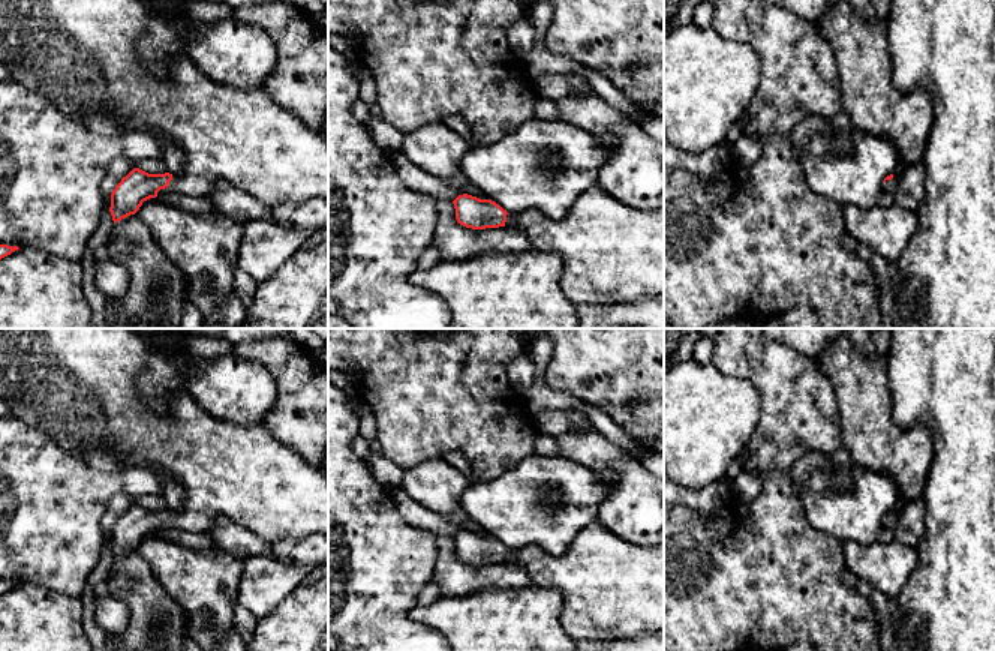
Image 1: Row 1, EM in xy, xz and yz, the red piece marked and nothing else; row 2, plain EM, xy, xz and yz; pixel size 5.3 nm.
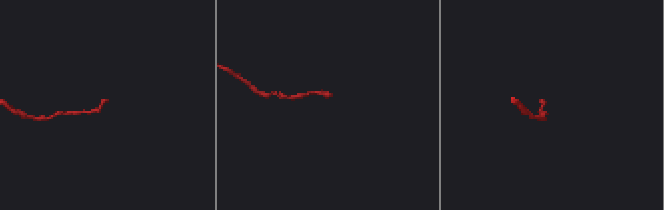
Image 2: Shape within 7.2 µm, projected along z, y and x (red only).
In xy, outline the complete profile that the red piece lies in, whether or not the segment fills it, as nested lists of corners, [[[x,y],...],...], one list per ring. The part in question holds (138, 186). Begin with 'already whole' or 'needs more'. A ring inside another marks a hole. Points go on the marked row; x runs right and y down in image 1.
needs more; [[[0,0],[0,62],[10,72],[12,81],[45,96],[61,112],[97,135],[117,136],[145,130],[177,144],[184,152],[184,168],[180,176],[148,174],[133,168],[121,178],[111,194],[109,212],[114,224],[135,214],[144,201],[162,192],[208,198],[219,180],[270,208],[312,198],[328,202],[327,136],[279,106],[262,88],[238,88],[210,80],[187,54],[172,58],[166,81],[157,80],[142,66],[136,52],[136,42],[148,22],[150,9],[142,0]]]

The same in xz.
needs more; [[[596,184],[586,189],[560,220],[539,210],[508,213],[492,200],[468,194],[453,204],[457,222],[466,228],[509,226],[523,231],[535,249],[556,252],[563,262],[560,288],[575,304],[622,303],[664,294],[664,206],[649,210],[625,206]]]

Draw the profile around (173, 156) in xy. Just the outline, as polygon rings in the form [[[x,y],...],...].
[[[159,138],[163,152],[162,162],[166,165],[169,174],[180,176],[184,168],[184,152],[174,142]]]

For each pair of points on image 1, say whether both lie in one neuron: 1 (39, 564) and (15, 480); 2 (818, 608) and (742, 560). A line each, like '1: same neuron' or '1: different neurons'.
1: same neuron
2: same neuron

